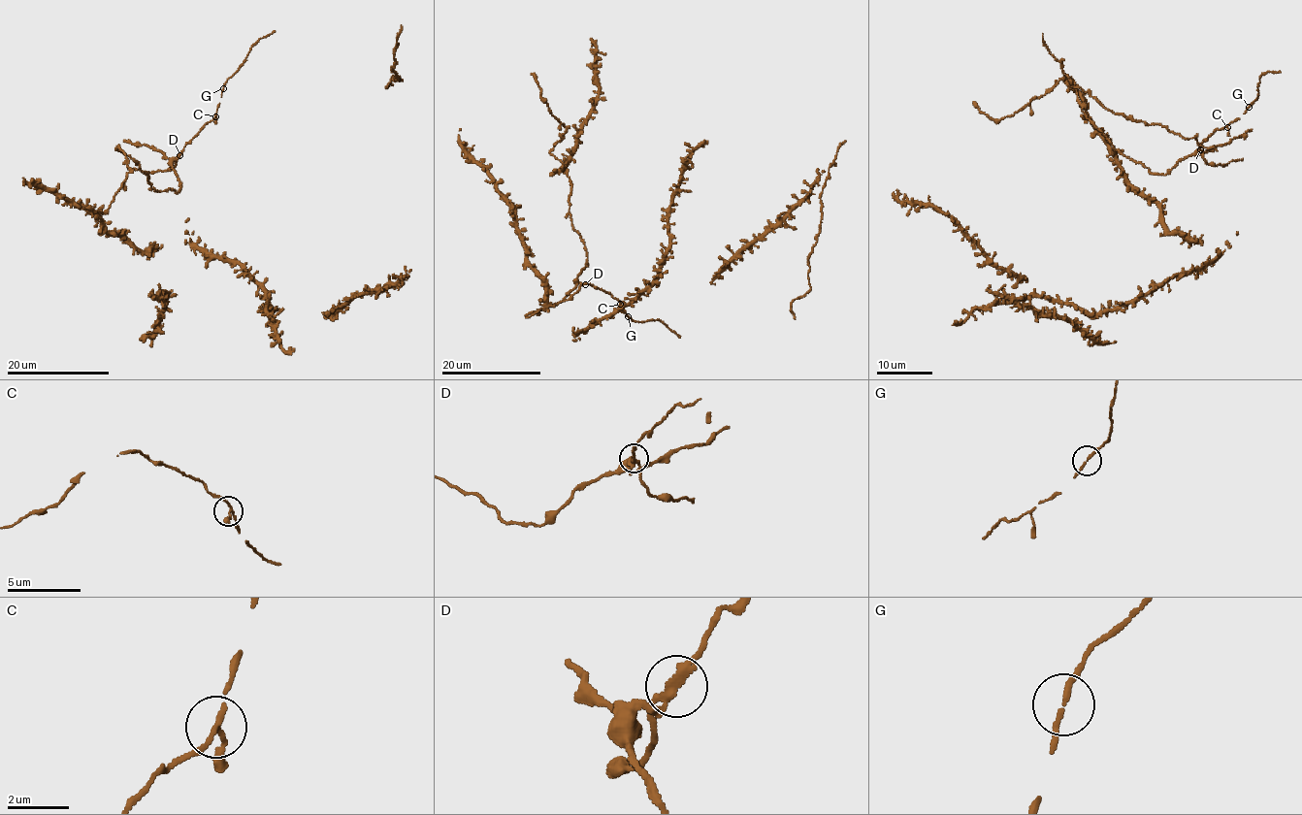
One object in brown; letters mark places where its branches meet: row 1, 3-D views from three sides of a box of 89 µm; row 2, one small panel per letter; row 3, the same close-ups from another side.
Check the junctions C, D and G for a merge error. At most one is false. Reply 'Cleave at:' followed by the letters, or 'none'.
Cleave at: D

